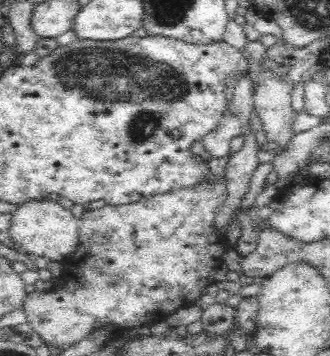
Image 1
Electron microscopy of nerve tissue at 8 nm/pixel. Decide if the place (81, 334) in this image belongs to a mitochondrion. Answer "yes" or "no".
no

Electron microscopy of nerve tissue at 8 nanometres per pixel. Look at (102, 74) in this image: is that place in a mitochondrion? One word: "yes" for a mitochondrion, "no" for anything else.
yes

